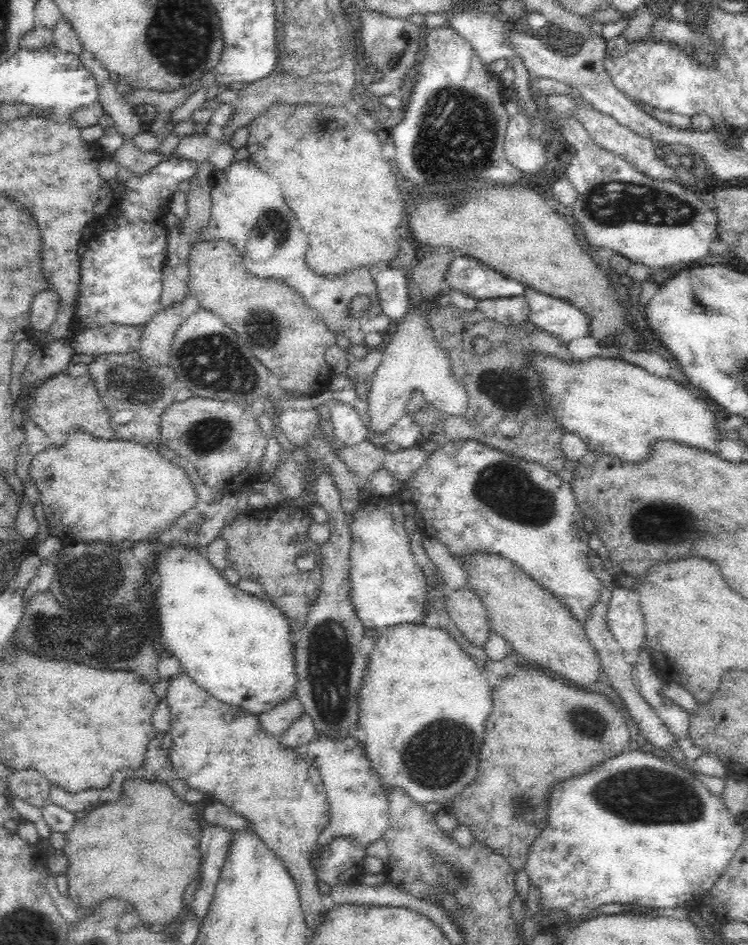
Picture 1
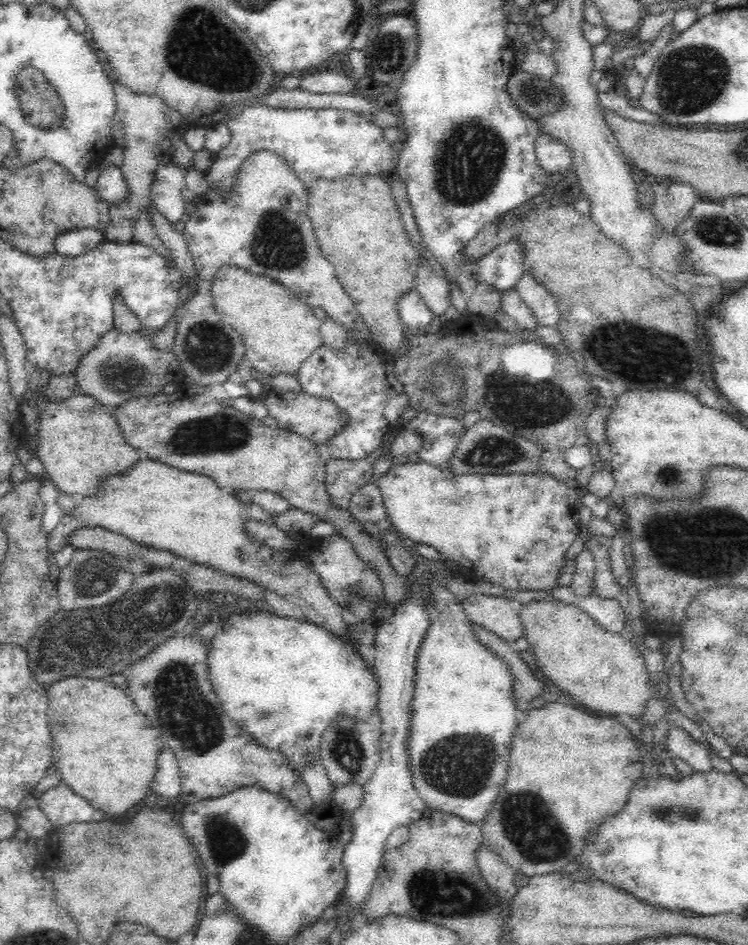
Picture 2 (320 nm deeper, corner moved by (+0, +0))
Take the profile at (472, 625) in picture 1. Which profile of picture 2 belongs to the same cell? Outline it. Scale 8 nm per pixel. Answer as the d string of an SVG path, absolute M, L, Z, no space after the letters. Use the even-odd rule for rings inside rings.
M473 594L461 602L471 624L482 626L507 641L524 637L518 607L504 597Z

